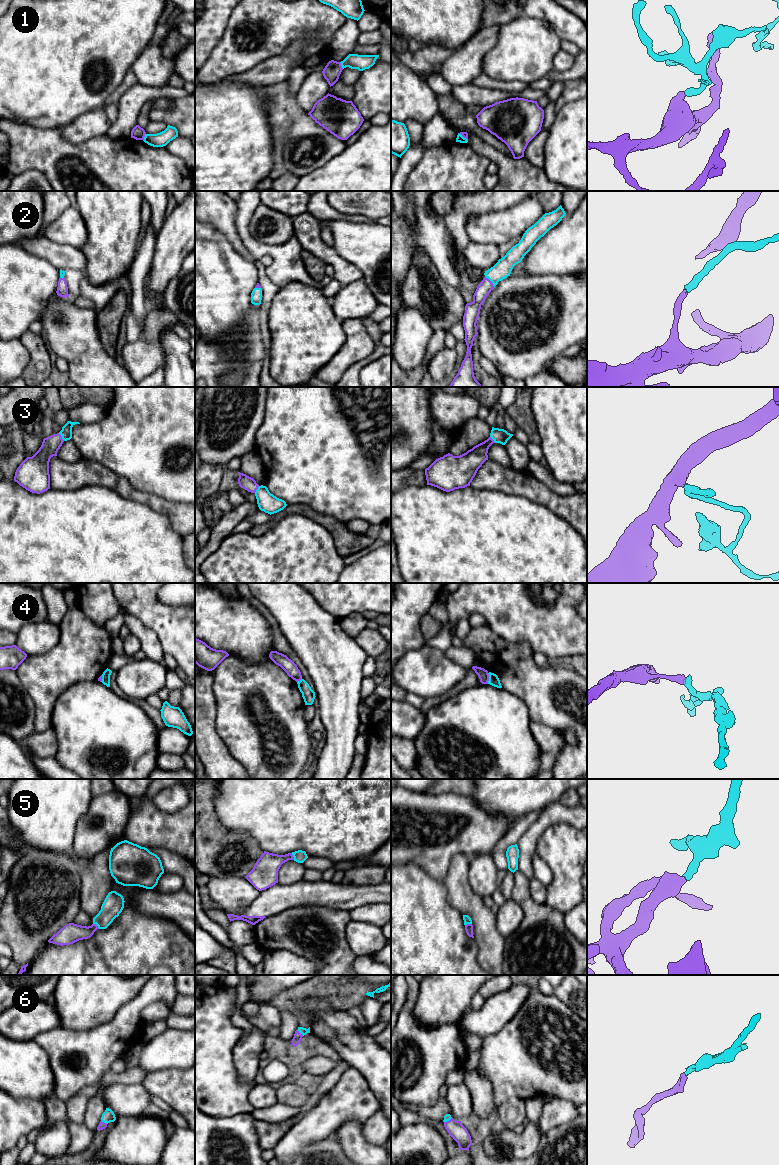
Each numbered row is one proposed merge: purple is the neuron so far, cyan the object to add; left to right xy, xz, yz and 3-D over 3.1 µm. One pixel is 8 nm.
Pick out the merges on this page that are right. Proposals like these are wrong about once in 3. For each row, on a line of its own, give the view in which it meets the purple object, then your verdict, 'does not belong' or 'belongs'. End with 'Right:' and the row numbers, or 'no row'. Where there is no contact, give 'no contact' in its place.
1: xy | does not belong
2: yz | belongs
3: xy | belongs
4: yz | does not belong
5: xy | belongs
6: xz | belongs
Right: 2, 3, 5, 6

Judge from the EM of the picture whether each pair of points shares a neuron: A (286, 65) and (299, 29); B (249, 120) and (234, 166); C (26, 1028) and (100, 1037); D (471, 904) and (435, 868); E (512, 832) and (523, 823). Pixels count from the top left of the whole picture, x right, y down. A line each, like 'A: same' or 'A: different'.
A: different
B: same
C: different
D: different
E: same

